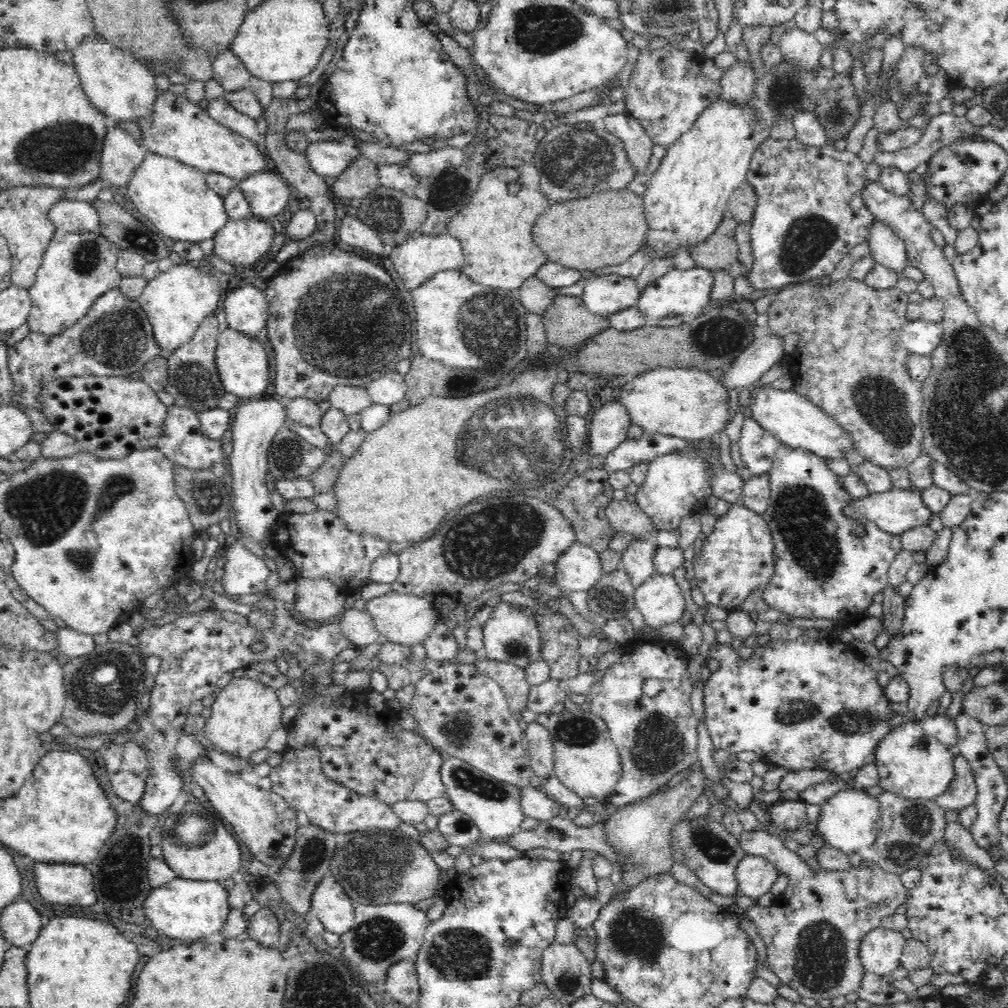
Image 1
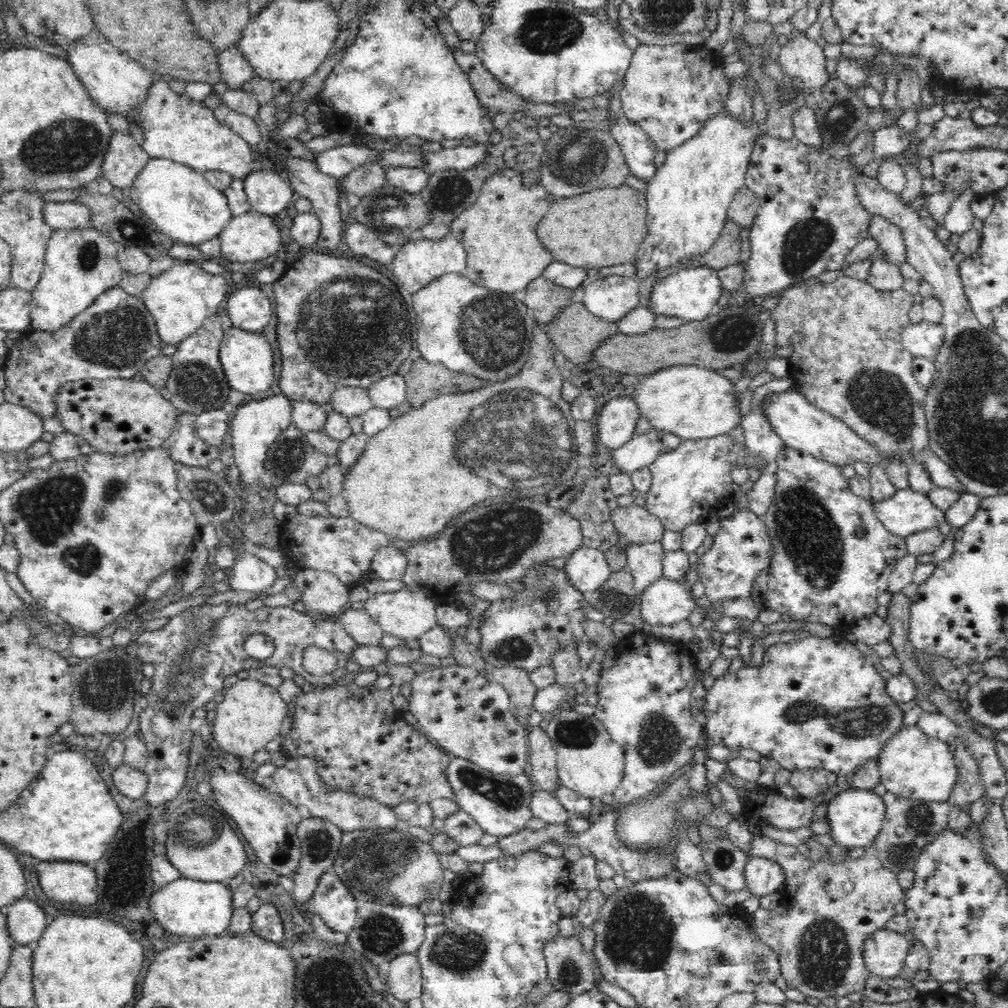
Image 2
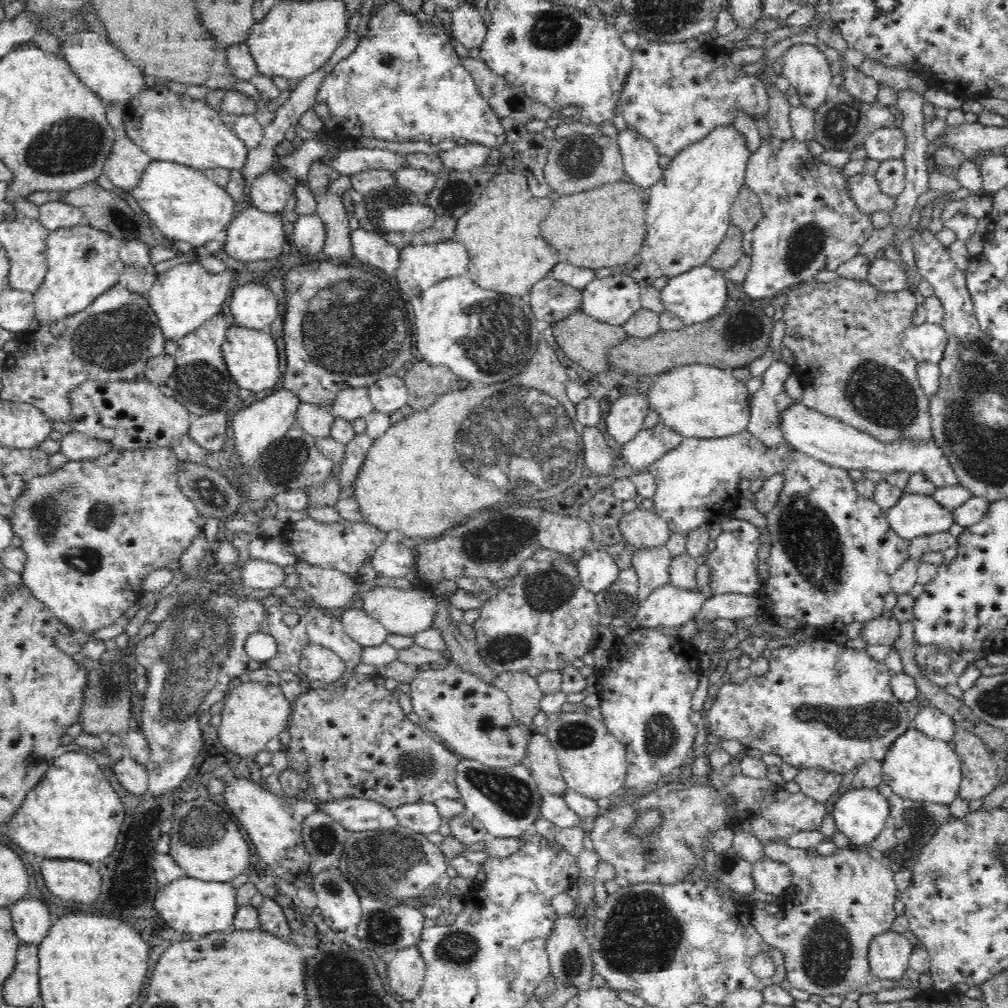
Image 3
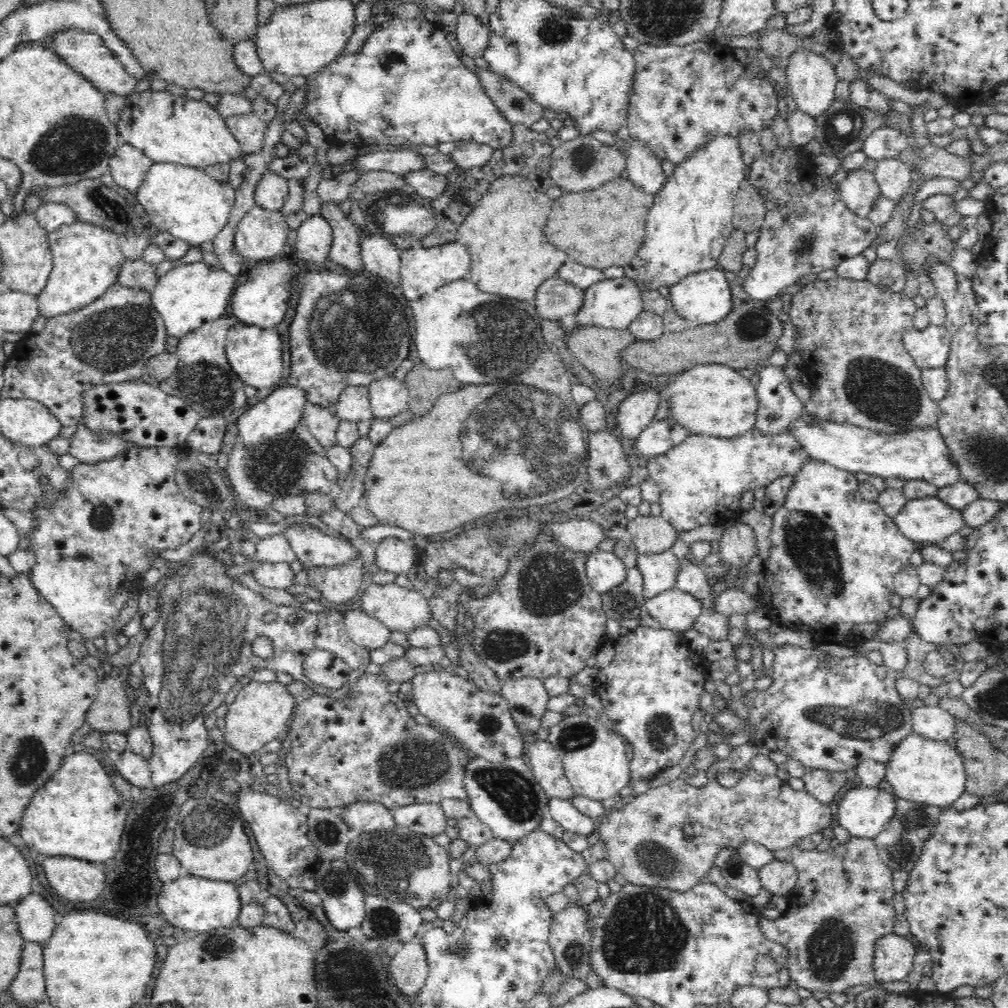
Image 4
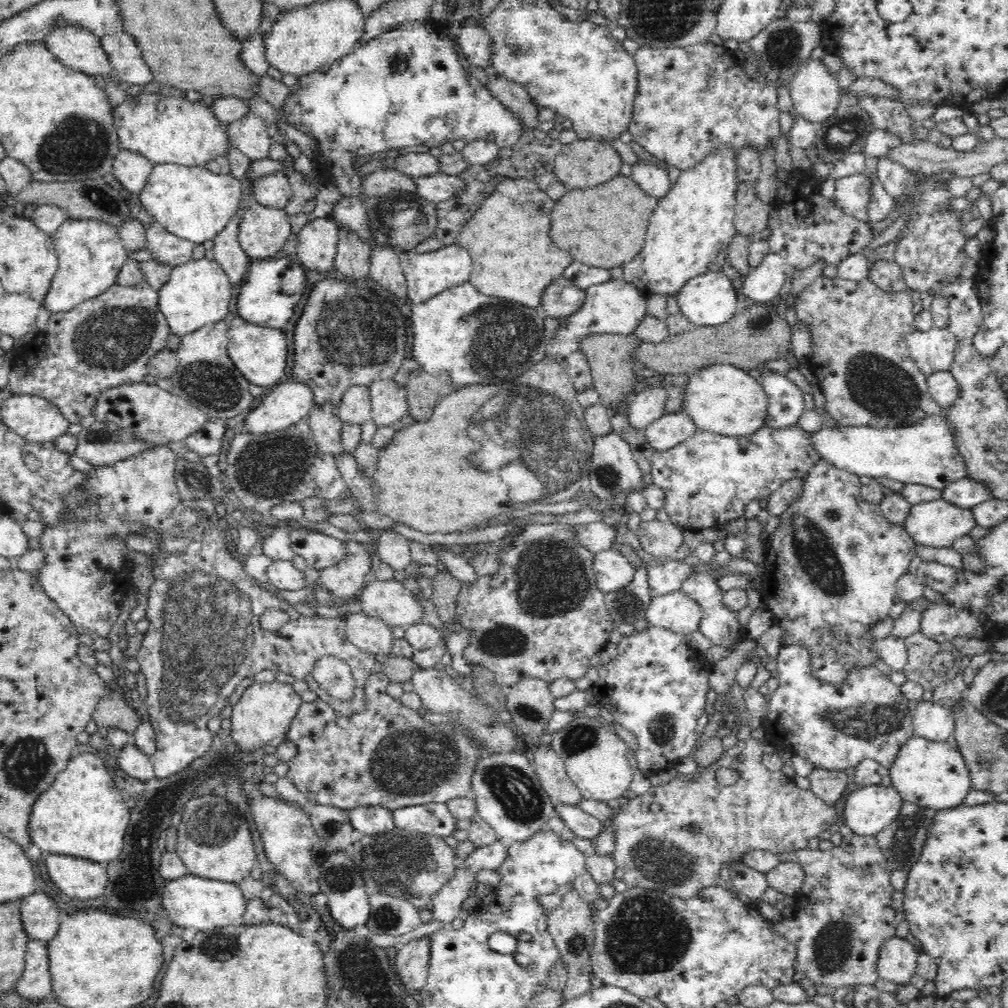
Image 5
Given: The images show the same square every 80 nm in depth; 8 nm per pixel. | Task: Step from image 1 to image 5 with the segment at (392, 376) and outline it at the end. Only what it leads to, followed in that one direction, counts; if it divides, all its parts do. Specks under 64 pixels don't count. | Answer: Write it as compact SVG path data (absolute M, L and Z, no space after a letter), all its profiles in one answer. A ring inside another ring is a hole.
M392 379L373 382L371 418L377 428L394 426L402 416L408 414L407 389Z

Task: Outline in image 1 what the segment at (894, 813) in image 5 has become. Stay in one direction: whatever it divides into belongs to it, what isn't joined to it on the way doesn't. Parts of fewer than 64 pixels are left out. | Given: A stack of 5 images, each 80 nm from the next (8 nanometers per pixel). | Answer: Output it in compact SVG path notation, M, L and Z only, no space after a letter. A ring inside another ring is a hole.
M858 788L840 790L821 805L815 832L822 836L824 844L851 856L861 849L872 847L883 825L881 813L877 797Z

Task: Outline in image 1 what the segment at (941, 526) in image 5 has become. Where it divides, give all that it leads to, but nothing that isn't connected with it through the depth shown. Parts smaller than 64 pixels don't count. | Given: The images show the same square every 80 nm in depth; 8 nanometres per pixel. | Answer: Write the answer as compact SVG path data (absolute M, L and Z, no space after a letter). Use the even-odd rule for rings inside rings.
M893 489L885 494L870 494L867 498L855 500L852 507L846 508L846 514L851 518L865 516L869 520L874 520L881 530L900 535L915 530L917 527L928 526L935 512L927 506L927 502L924 502L920 491Z

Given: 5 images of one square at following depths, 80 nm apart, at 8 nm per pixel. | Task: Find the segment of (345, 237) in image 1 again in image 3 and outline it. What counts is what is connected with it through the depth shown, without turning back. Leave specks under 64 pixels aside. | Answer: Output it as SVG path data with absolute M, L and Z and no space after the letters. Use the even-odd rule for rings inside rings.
M355 228L352 230L352 249L357 262L378 268L386 276L396 276L400 264L400 249L384 239L382 233Z

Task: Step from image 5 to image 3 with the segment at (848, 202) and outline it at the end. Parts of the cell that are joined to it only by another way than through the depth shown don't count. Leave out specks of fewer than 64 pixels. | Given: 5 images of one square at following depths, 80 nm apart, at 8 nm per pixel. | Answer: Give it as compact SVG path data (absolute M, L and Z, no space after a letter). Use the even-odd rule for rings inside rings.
M864 171L847 177L845 190L849 194L849 200L862 214L871 215L882 209L888 209L891 212L895 205L895 199L886 196L881 191L875 175L864 173Z

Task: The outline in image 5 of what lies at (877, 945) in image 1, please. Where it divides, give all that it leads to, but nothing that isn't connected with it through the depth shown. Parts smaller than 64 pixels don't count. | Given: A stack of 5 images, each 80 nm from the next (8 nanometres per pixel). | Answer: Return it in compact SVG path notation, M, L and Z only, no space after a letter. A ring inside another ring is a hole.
M898 936L888 938L877 963L877 973L880 979L904 985L917 974L917 959L920 952L914 945Z

